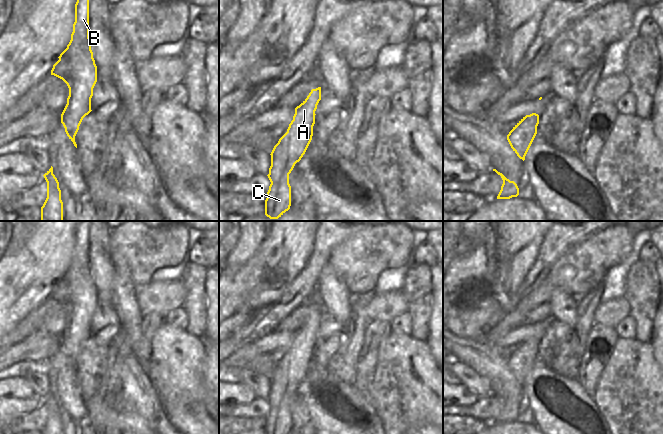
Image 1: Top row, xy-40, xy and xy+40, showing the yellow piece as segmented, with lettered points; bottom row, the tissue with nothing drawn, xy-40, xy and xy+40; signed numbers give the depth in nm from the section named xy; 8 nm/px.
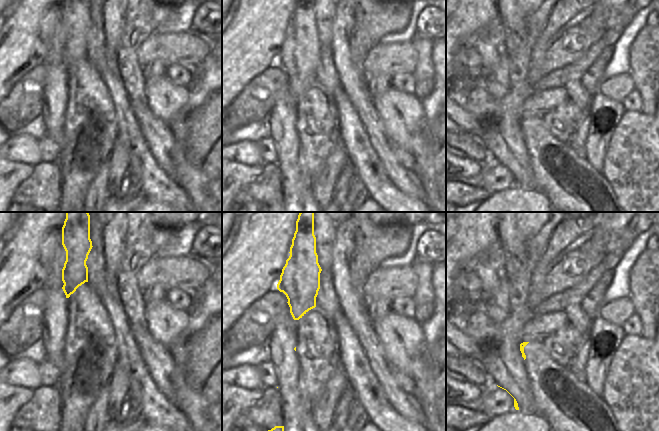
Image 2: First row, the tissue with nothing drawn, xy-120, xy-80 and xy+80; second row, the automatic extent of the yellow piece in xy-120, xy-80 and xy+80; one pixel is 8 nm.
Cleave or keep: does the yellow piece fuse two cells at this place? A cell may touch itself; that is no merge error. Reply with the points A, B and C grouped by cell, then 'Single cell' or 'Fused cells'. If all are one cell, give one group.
Groups: A B C. Single cell

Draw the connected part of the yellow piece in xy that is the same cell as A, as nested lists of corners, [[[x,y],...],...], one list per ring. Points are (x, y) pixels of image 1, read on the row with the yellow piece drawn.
[[[321,87],[312,89],[307,98],[295,108],[287,132],[271,152],[271,166],[267,175],[271,184],[265,200],[265,215],[278,219],[291,206],[289,174],[305,154],[313,136],[315,111],[321,100]]]

